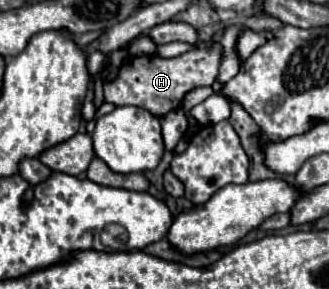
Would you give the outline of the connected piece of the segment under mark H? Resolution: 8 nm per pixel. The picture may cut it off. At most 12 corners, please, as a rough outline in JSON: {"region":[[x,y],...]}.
{"region":[[221,43],[129,57],[105,101],[155,117],[219,75]]}

